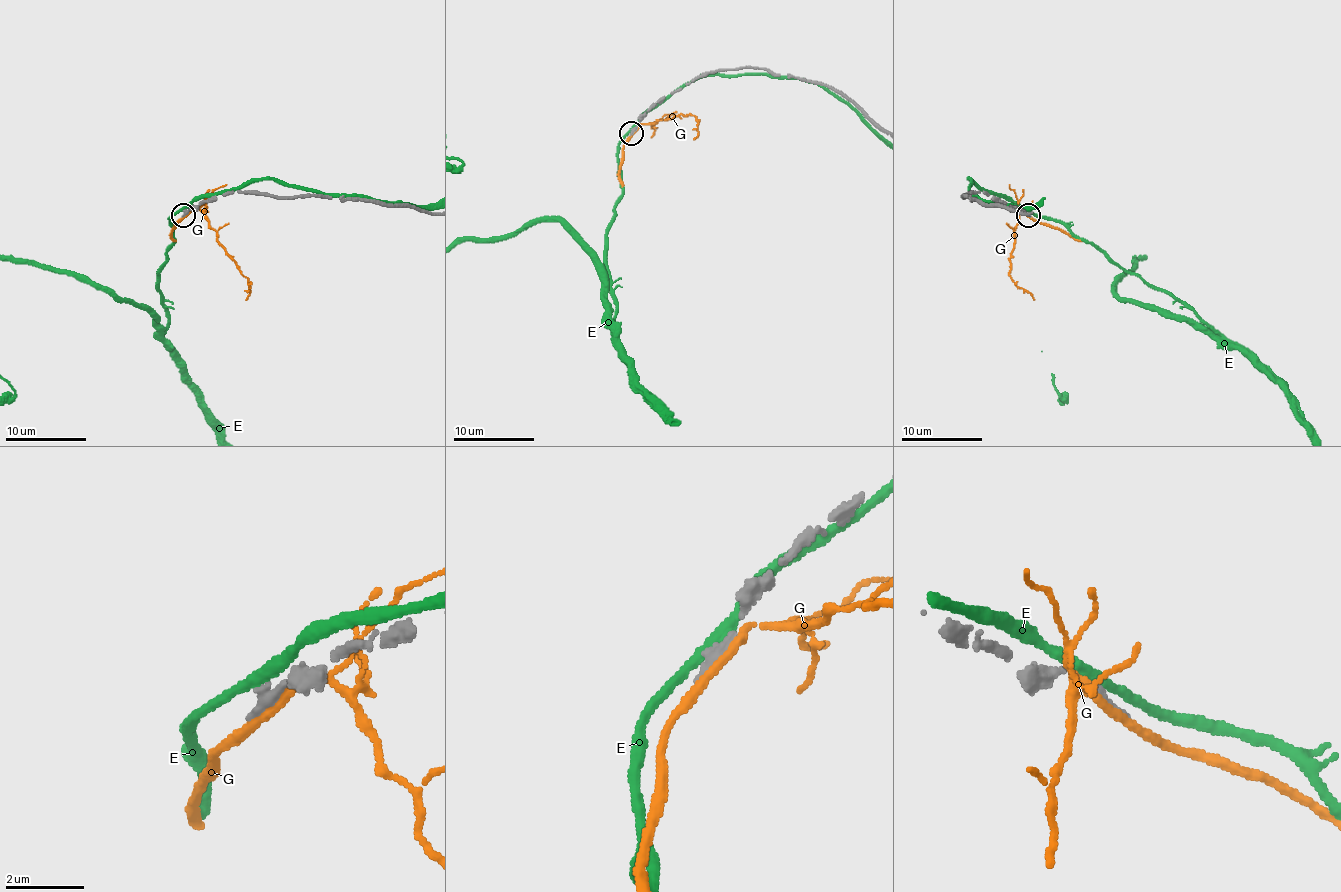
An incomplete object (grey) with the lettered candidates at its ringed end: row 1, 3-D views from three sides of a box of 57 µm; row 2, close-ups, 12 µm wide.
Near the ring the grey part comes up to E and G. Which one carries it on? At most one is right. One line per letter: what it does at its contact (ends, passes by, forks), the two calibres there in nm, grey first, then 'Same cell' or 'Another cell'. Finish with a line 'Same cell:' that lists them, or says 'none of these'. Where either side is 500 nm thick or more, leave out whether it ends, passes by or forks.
E: It passes by. Thickness 280 nm (grey) against 320 nm. Another cell
G: It passes by. Thickness 320 nm (grey) against 240 nm. Another cell
Same cell: none of these

